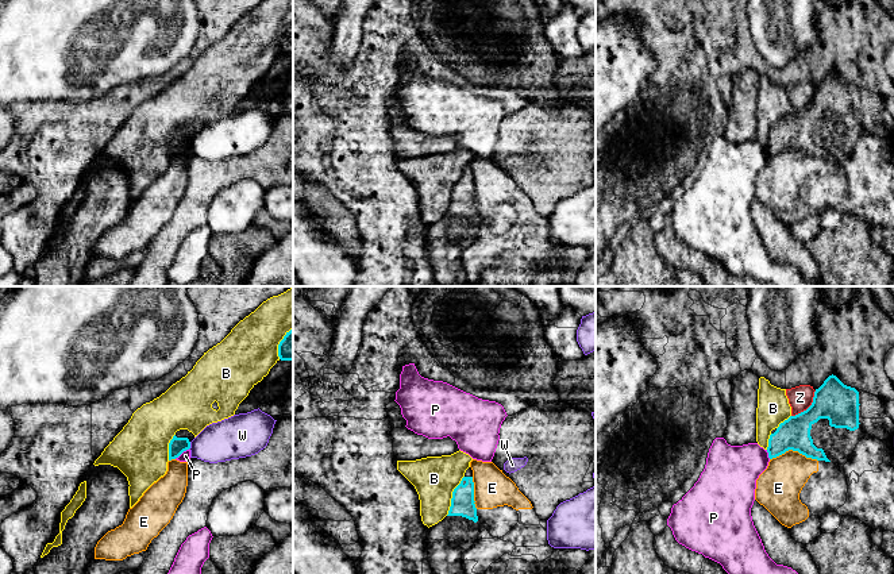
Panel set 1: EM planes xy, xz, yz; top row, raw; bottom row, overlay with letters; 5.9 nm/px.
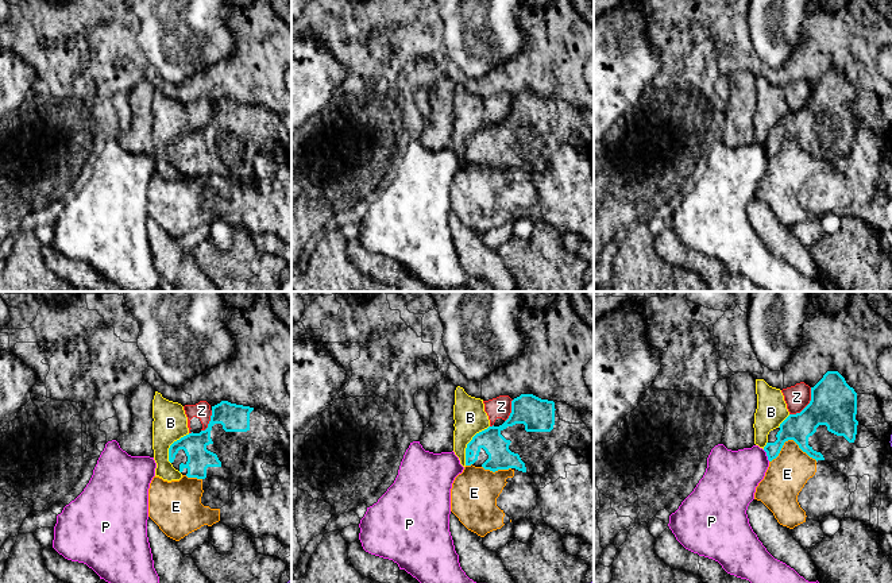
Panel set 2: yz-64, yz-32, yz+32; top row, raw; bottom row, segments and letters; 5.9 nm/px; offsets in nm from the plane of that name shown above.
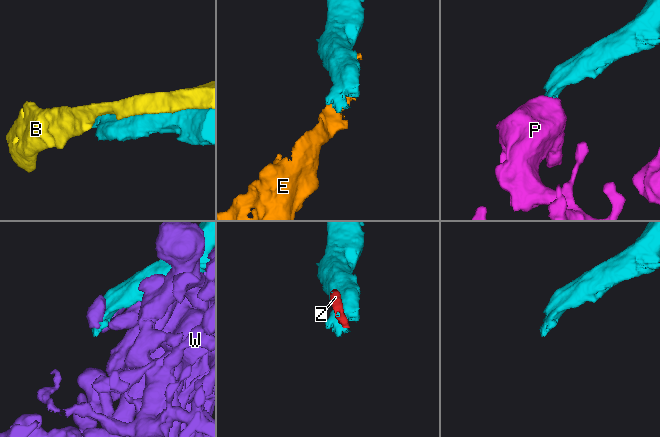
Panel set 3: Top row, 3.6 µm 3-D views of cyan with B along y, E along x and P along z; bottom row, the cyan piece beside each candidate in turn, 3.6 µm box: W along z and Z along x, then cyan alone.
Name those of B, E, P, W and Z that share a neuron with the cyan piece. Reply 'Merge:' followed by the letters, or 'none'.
Merge: none

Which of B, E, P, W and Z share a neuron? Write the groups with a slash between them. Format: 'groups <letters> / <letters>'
groups B Z / E / P / W

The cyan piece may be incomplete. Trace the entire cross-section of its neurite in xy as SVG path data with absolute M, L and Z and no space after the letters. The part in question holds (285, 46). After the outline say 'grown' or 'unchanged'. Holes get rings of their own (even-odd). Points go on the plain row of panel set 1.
M293 27L286 30L284 36L278 42L278 54L281 58L293 59Z; unchanged

